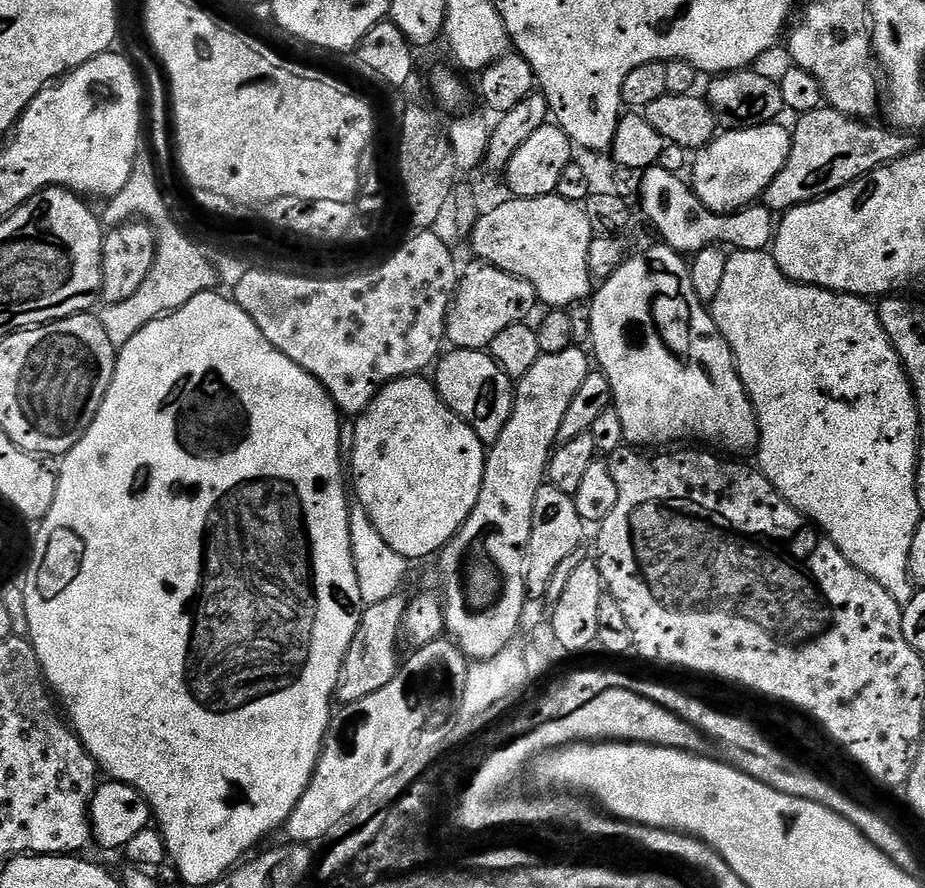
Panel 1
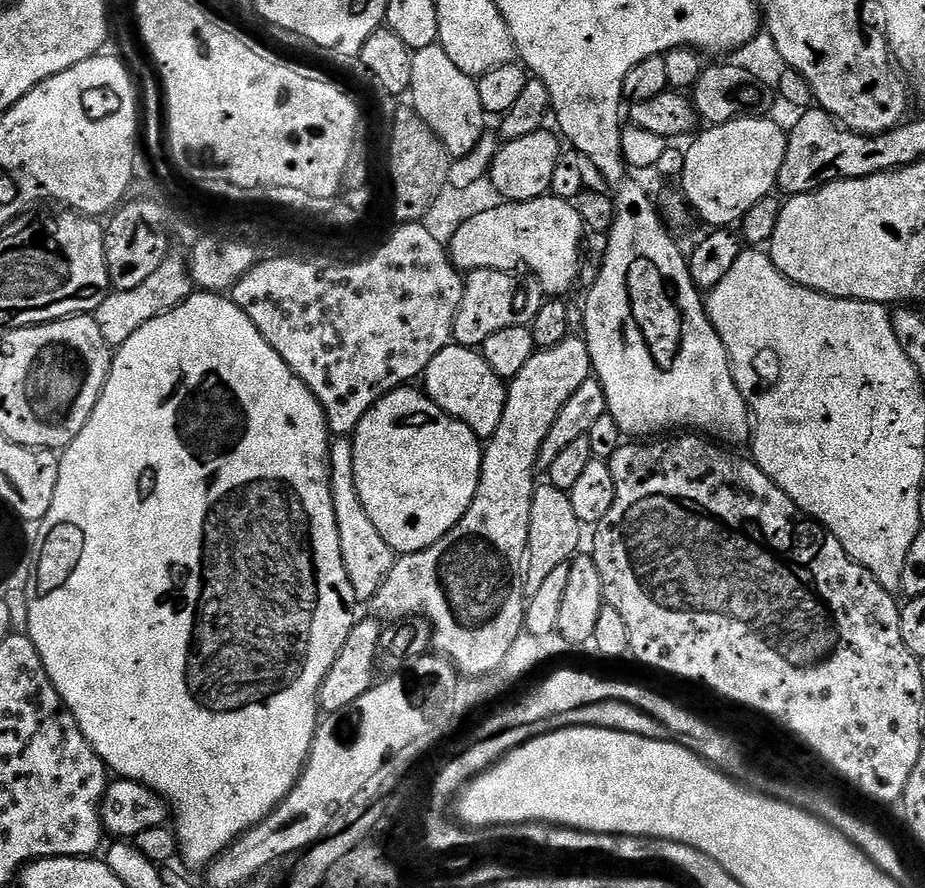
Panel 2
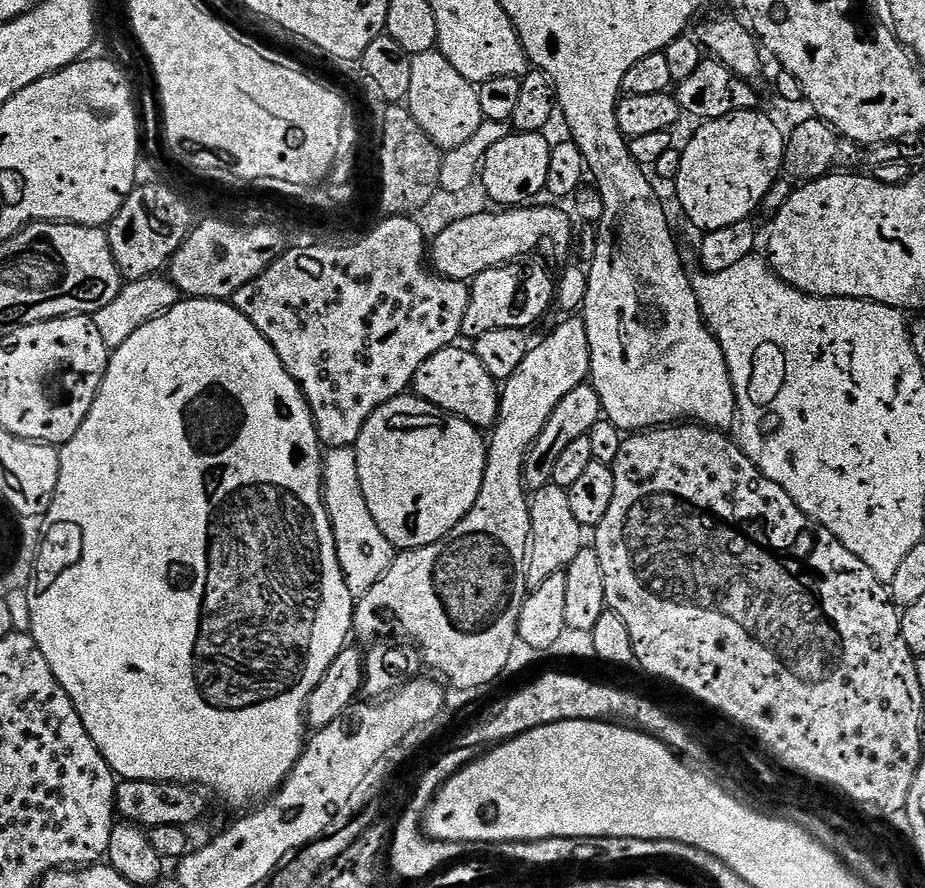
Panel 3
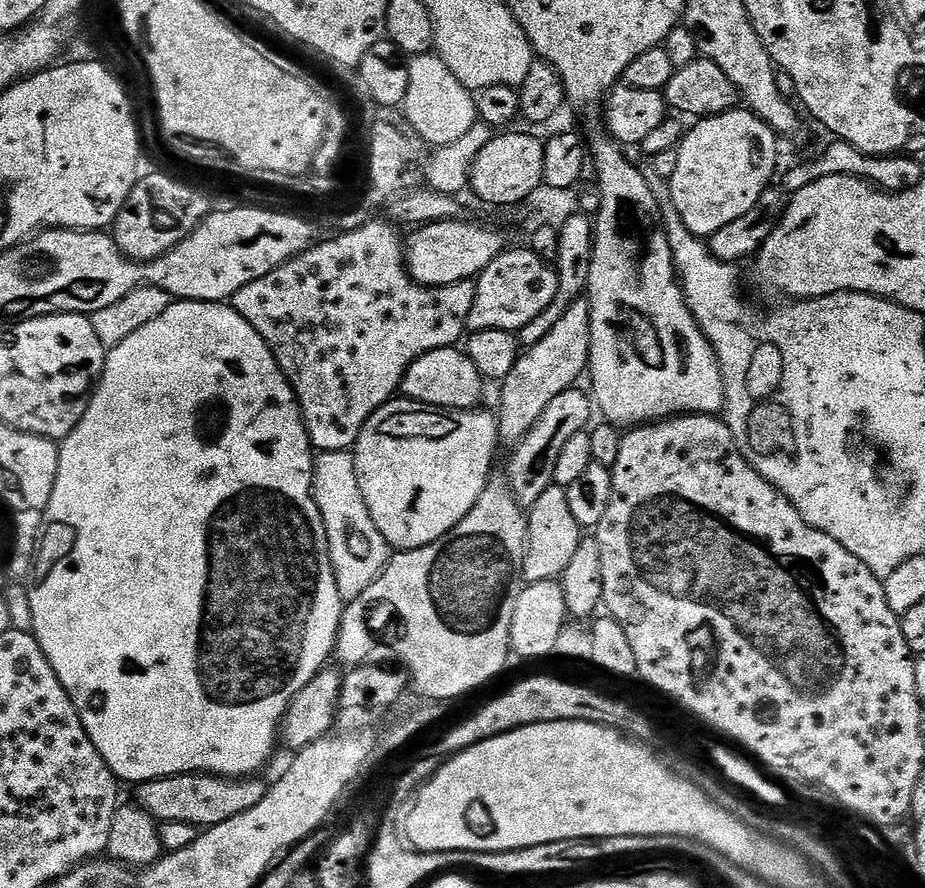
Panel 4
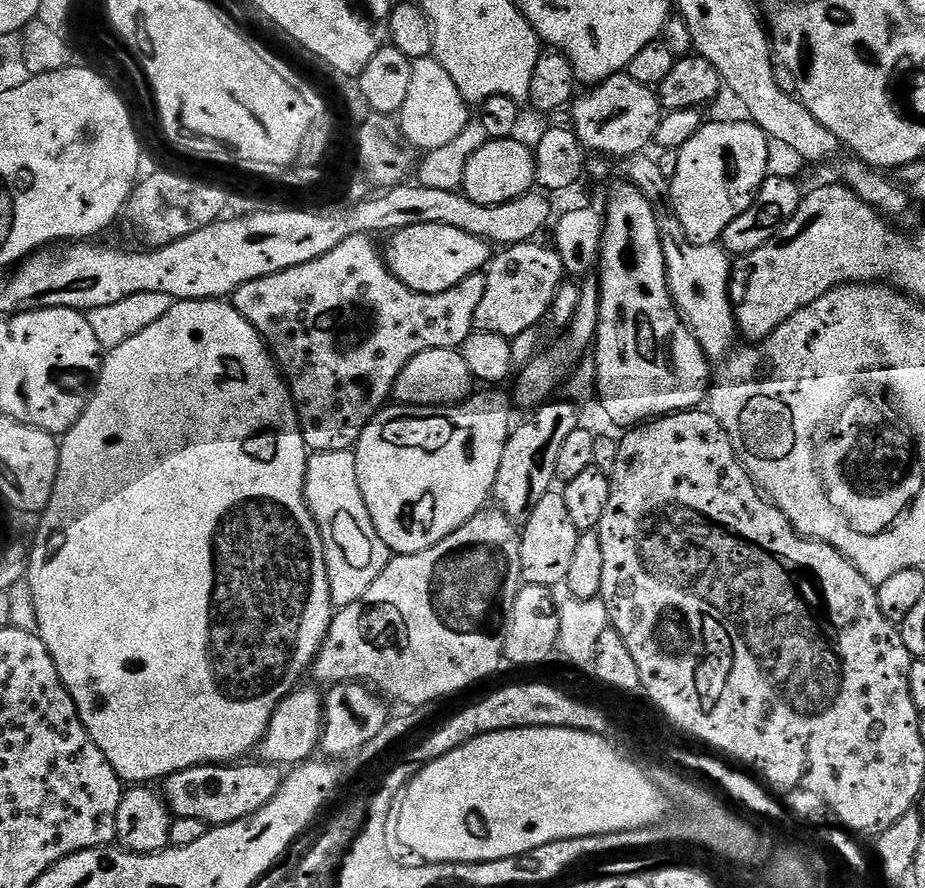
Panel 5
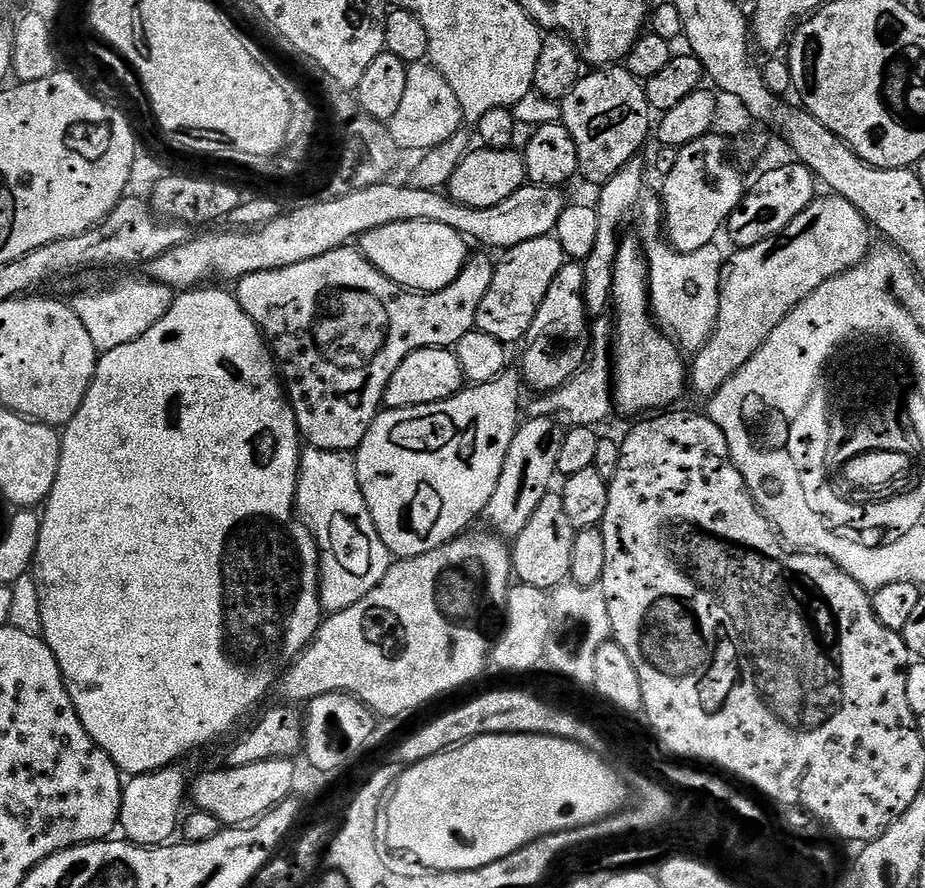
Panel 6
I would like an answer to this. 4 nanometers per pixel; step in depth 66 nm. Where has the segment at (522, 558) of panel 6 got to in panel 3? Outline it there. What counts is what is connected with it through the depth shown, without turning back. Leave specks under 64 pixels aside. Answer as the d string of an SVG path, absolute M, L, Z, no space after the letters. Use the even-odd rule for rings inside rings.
M550 483L542 486L542 490L531 493L528 509L530 510L530 538L528 539L528 570L529 589L542 586L550 574L558 574L574 562L578 550L585 547L585 529L580 527L578 518L574 518L570 510L570 498L566 488L559 488Z

